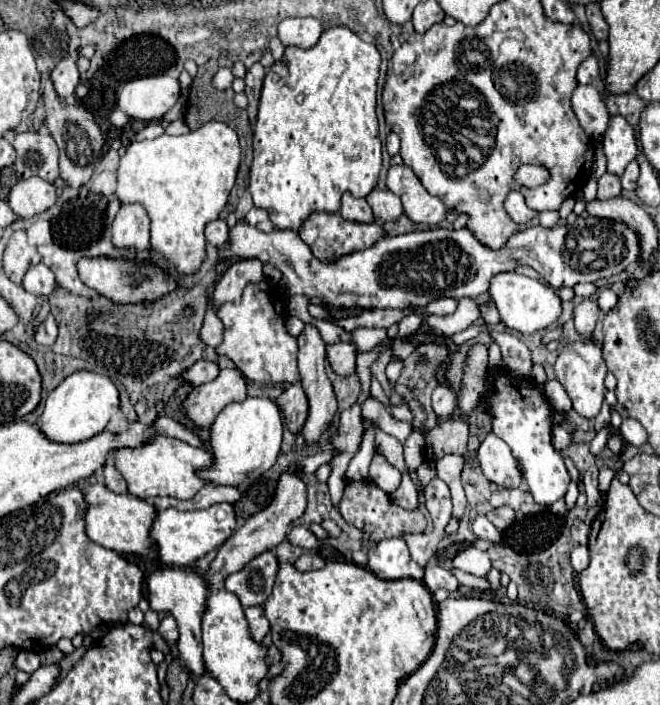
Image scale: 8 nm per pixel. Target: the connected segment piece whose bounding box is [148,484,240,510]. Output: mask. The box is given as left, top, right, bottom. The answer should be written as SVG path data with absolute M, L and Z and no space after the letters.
M204 486L200 492L196 492L194 498L190 500L178 500L178 498L150 498L148 502L154 504L158 510L164 510L164 508L178 508L178 510L200 510L200 508L208 508L212 504L218 504L218 502L236 502L240 498L240 492L238 488L234 486Z

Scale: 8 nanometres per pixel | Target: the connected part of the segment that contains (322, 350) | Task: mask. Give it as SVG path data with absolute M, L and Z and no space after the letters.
M306 324L304 332L298 336L298 370L300 370L300 382L304 386L304 392L308 396L308 406L310 406L306 424L302 428L302 438L306 440L306 444L318 444L320 436L330 428L334 414L338 410L338 404L334 398L332 384L326 376L326 344L320 332L310 324Z

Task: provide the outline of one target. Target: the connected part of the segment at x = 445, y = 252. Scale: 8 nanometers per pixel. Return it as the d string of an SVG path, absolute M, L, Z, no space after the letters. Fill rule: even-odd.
M578 218L572 226L532 226L518 234L514 234L502 250L488 250L482 246L468 228L462 230L426 230L426 232L410 232L392 238L380 238L374 246L366 250L356 250L344 256L338 256L330 262L320 262L310 246L300 238L296 230L272 230L264 234L254 226L248 226L244 220L238 220L234 228L230 228L230 246L220 250L220 258L258 258L262 264L270 264L282 272L280 288L290 294L304 294L306 298L320 298L322 302L338 308L396 308L404 310L410 306L426 306L438 298L480 298L488 292L490 280L500 272L516 270L522 264L538 270L554 288L574 286L576 282L596 282L600 278L608 278L624 272L628 266L636 264L640 254L640 244L636 234L624 226L622 222L604 220L604 218ZM570 230L578 230L578 238L568 238Z

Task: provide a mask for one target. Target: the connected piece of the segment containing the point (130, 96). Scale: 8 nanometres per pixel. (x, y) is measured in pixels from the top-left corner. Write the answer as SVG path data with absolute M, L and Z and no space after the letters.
M168 74L134 78L118 88L118 108L138 120L162 120L178 96L180 84Z

